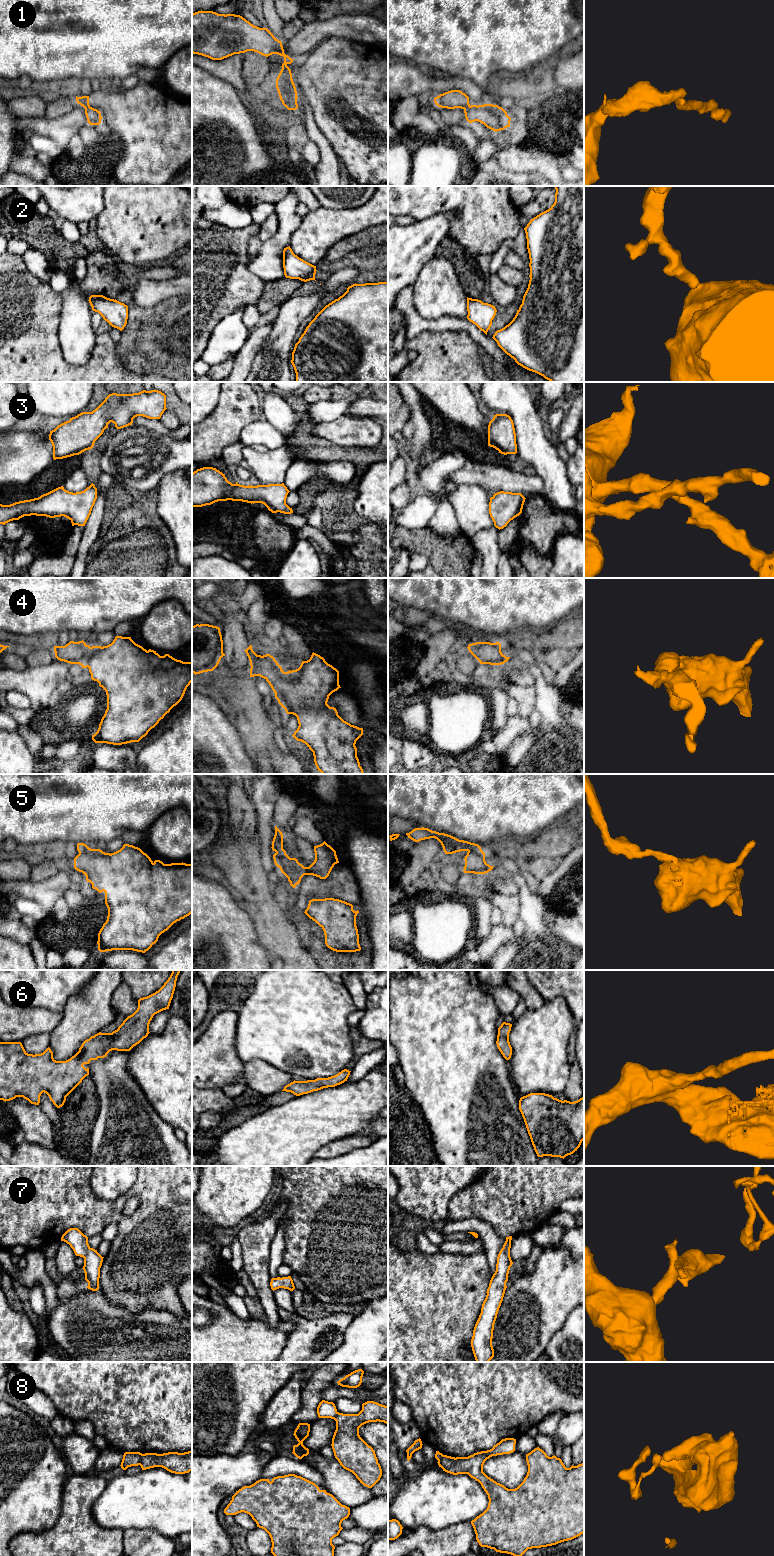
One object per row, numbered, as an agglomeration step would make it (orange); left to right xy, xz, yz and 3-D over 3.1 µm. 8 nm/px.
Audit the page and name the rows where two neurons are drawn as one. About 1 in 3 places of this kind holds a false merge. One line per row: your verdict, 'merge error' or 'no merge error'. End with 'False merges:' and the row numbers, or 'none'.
1: merge error
2: no merge error
3: no merge error
4: no merge error
5: merge error
6: no merge error
7: no merge error
8: merge error
False merges: 1, 5, 8

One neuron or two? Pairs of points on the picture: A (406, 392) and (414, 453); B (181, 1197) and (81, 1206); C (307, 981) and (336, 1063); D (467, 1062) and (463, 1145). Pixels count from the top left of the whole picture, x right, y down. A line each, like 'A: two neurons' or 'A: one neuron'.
A: one neuron
B: one neuron
C: one neuron
D: one neuron

